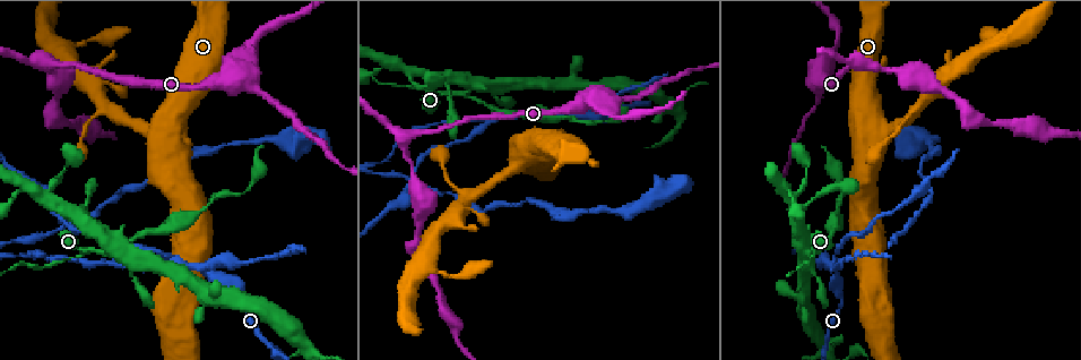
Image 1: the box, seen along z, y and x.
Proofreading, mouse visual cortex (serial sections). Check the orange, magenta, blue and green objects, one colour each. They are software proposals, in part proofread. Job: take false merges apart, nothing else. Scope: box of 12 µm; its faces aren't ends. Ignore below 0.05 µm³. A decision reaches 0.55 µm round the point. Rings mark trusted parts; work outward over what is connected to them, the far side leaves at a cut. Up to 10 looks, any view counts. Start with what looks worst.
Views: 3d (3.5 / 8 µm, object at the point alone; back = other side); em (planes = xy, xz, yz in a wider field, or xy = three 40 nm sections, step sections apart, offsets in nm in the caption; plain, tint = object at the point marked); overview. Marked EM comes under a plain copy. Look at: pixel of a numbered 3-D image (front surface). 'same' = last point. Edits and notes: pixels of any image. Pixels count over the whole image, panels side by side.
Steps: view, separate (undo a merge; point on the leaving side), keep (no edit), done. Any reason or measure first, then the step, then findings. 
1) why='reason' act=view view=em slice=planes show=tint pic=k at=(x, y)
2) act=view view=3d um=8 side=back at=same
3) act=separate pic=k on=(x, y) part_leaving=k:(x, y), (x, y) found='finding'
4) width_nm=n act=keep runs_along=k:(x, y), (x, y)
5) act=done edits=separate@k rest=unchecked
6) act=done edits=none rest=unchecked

why='a narrow waist' act=view view=3d um=8 side=back pic=1 at=(200, 270)

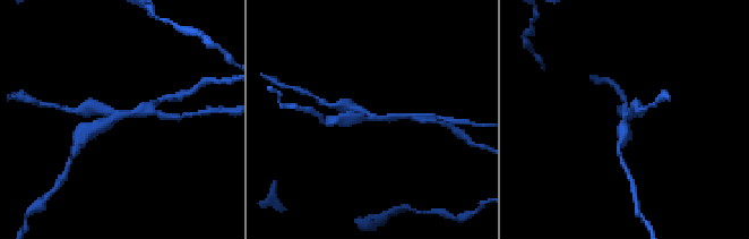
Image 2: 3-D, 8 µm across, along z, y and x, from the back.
why='need the tissue' act=view view=em slice=xy step=3 show=tint pic=2 at=(374, 119)

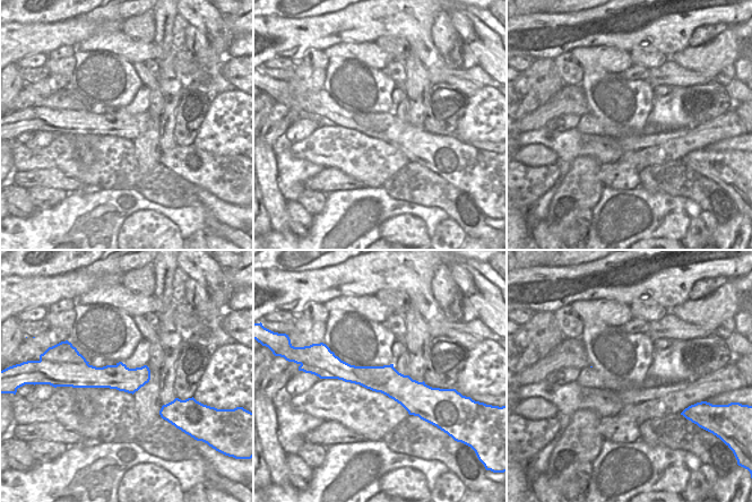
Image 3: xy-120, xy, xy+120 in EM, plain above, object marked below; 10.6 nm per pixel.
arms=3 act=separate pic=2 on=(98, 110) border=3:(338, 379), (368, 371), (373, 384) found='a second cell is stuck on'

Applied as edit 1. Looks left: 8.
why='see it whole again' act=view view=overview

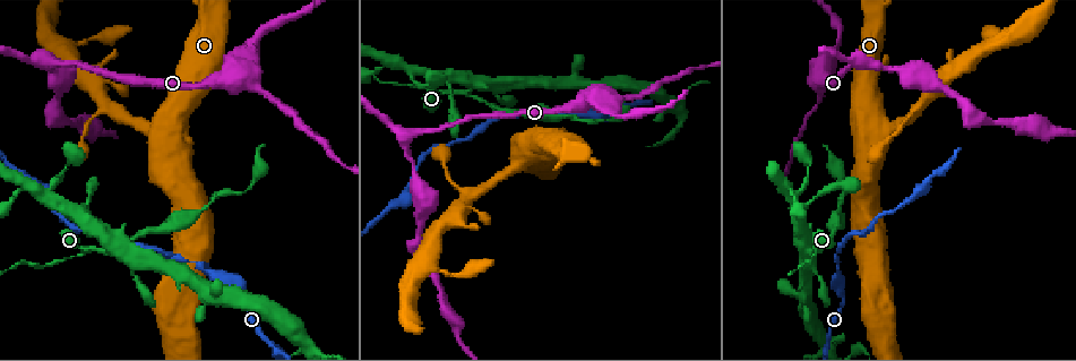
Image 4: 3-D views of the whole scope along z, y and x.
why='abrupt turn' act=view view=em slice=xy step=1 show=tint pic=4 at=(605, 100)

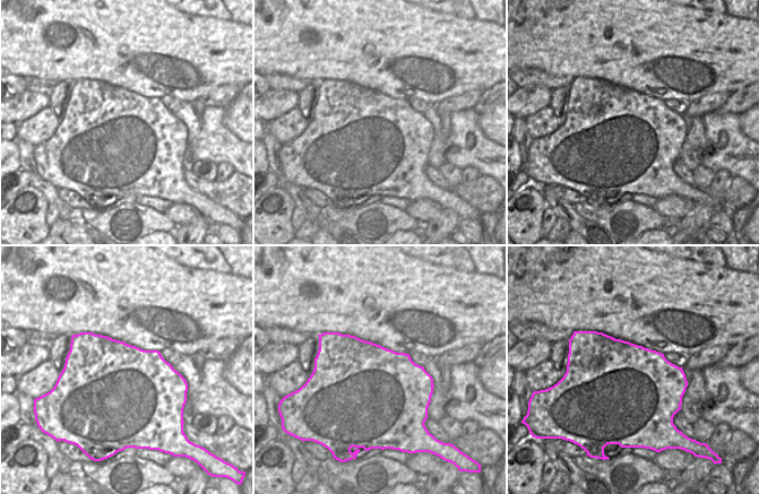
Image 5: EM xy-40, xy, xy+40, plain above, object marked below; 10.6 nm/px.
act=view view=3d um=3.5 at=same

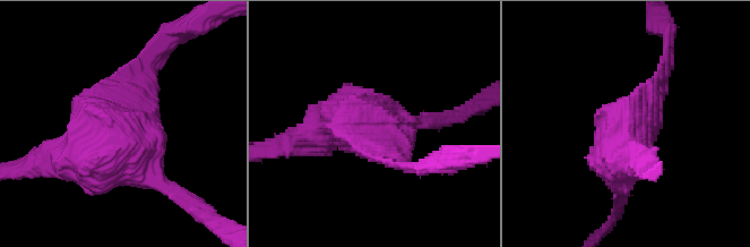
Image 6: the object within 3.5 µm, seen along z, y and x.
width_nm=1000 act=keep runs_along=6:(40, 162), (119, 155), (140, 95) found='all the same cell'

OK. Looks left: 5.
why='a fork' act=view view=3d um=3.5 side=back pic=4 at=(406, 136)

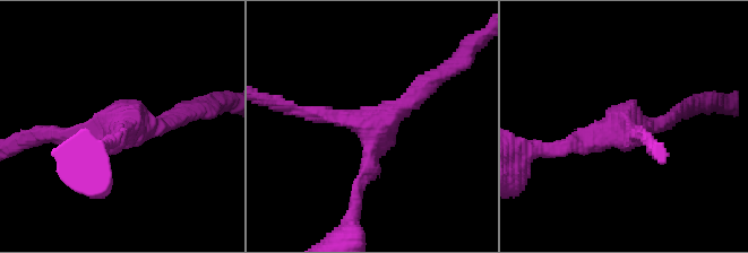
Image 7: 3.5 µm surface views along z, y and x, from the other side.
arms=3 arm_widths_nm=200,250,250 act=view view=em slice=xy step=3 show=tint pic=7 at=(371, 126)

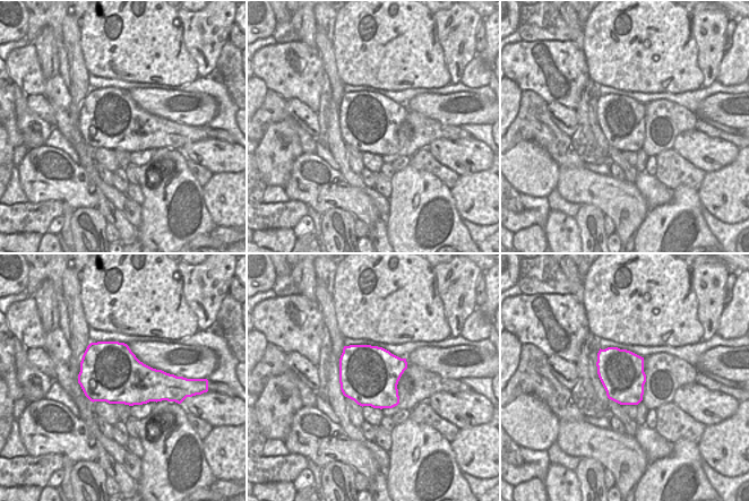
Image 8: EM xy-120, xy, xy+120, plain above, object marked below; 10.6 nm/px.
act=keep runs_along=7:(299, 111), (371, 128), (354, 197) found='all the same cell'

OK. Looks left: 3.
why='thin neck' act=view view=3d um=3.5 pic=4 at=(451, 92)

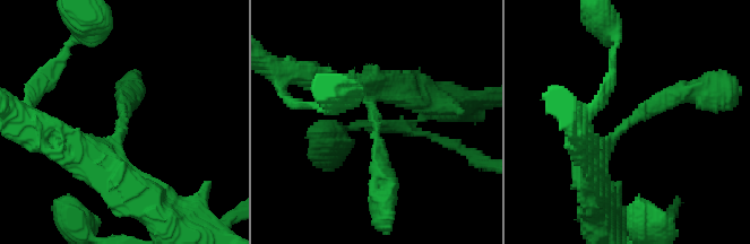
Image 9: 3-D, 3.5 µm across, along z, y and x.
arm_widths_nm=250,300 act=view view=em slice=planes show=tint pic=9 at=(121, 121)

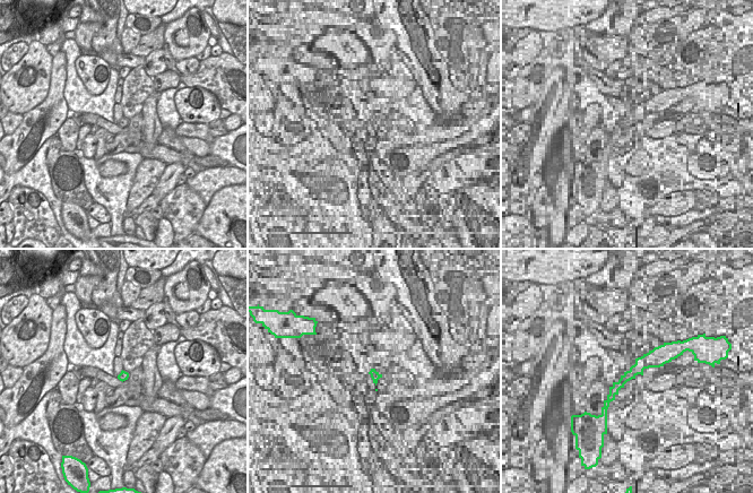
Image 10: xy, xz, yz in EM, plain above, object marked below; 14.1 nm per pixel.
act=keep runs_along=9:(593, 174), (636, 115), (694, 94) found='continuous, no second cell'

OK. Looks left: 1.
act=done edits=separate@2 rest=unchecked

